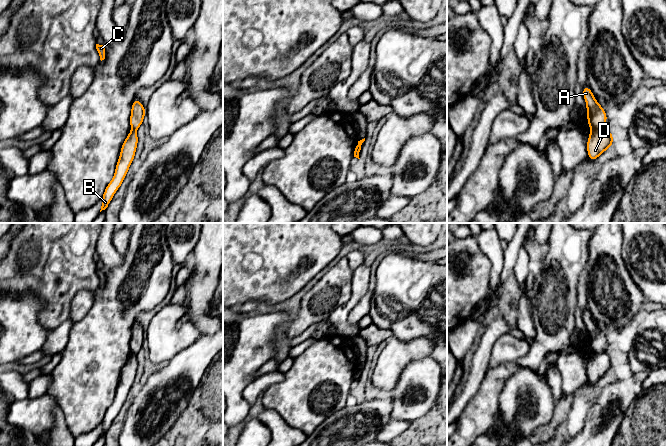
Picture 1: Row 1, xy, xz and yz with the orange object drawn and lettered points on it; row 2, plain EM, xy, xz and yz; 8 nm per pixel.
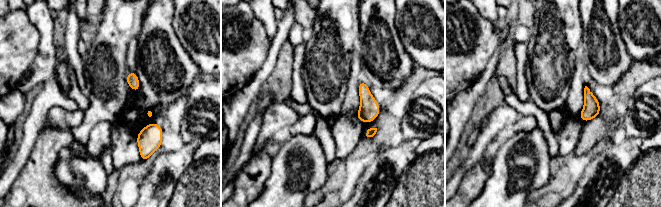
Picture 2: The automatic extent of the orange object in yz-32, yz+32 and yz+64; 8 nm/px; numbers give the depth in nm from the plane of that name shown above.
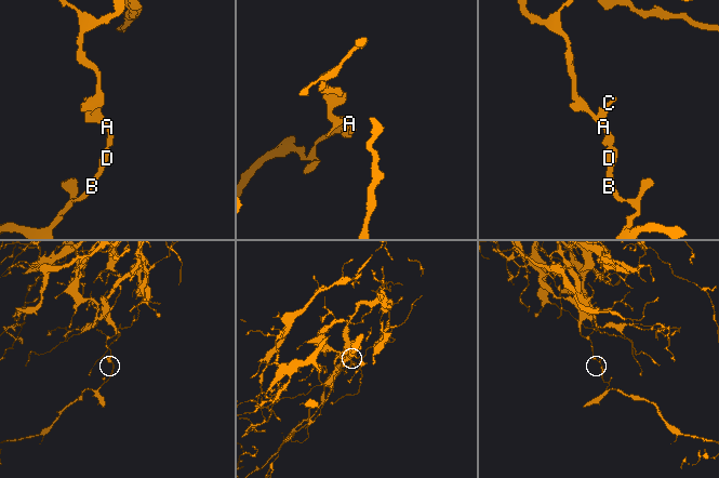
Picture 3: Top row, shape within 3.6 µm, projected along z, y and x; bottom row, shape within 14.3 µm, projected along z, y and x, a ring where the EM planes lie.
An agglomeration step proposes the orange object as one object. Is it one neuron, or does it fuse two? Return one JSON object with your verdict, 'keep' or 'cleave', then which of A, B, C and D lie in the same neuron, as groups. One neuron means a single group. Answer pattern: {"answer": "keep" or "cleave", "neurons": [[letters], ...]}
{"answer": "cleave", "neurons": [["A", "C"], ["B", "D"]]}

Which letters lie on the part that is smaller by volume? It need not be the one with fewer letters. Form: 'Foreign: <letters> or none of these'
Foreign: B, D

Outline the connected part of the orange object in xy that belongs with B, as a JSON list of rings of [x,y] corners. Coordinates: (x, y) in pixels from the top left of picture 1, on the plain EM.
[[[131,353],[130,357],[122,368],[120,380],[116,388],[114,401],[107,409],[104,418],[101,422],[102,430],[100,436],[108,431],[114,418],[122,409],[123,404],[127,399],[128,393],[133,386],[137,369],[138,359],[135,354]]]

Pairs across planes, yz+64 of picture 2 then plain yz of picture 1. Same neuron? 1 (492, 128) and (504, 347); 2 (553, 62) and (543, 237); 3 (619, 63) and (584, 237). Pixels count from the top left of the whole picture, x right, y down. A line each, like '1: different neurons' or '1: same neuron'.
1: same neuron
2: different neurons
3: different neurons

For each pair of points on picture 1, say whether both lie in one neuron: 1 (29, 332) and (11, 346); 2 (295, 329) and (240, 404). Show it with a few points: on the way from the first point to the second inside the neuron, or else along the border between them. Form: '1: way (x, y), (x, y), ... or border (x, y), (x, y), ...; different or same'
1: way (25, 334), (15, 342); same
2: border (294, 315), (281, 330), (278, 337); different

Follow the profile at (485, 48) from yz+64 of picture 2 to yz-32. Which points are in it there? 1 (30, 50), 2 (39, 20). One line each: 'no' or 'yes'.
1: yes
2: no

